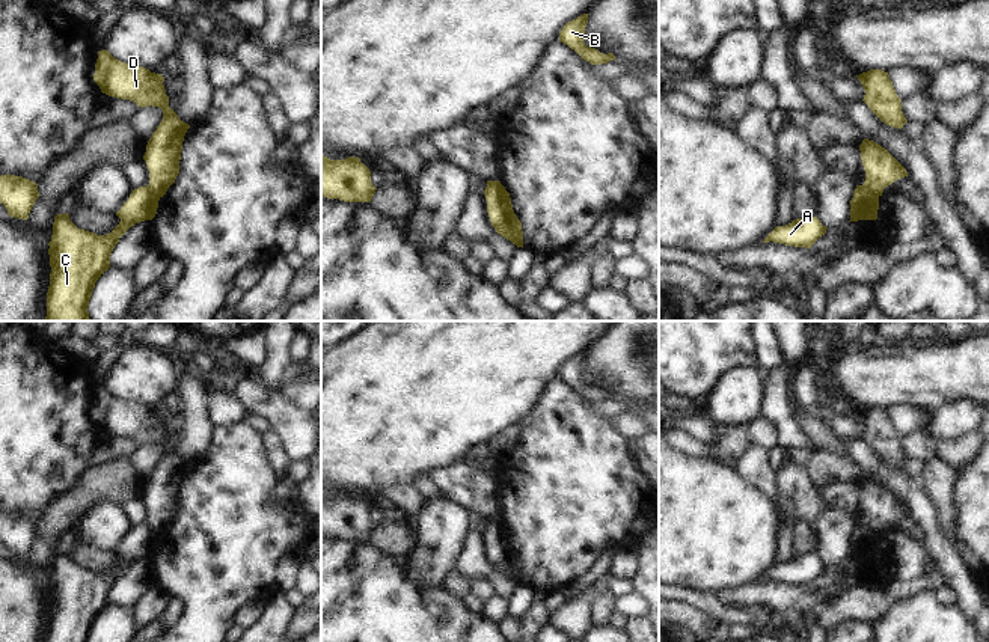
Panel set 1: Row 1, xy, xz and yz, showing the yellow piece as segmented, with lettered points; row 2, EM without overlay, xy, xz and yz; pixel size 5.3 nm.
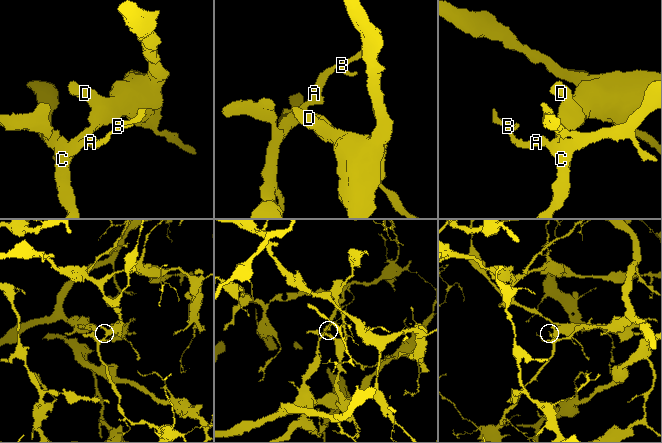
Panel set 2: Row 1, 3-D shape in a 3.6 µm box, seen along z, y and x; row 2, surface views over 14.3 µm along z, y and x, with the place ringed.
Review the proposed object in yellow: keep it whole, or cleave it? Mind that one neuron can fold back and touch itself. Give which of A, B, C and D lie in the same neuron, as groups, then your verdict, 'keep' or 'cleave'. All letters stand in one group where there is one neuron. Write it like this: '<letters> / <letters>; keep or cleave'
A B C / D; cleave

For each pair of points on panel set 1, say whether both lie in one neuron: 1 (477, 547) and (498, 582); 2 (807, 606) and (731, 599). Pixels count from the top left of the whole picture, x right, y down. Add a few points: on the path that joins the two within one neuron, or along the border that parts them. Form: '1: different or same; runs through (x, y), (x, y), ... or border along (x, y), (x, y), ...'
1: same; runs through (477, 556), (490, 573)
2: same; runs through (789, 596), (750, 596)

